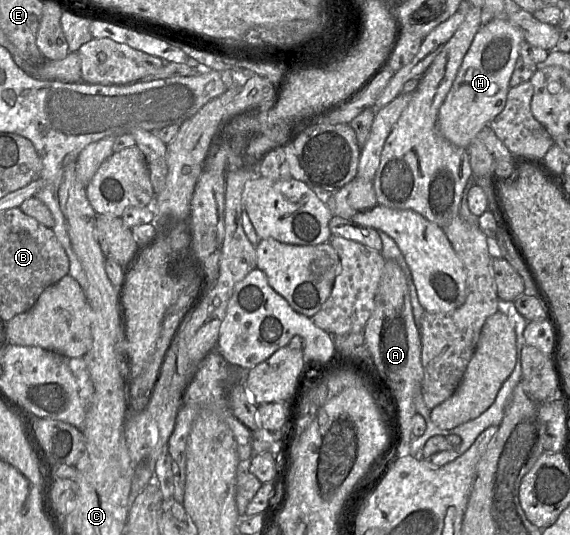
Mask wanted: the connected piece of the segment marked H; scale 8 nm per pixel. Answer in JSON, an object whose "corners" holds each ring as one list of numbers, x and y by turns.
{"corners":[[493,18,481,25,438,112,438,130,448,141,467,148,476,135,502,112,523,42,521,32,506,20]]}

